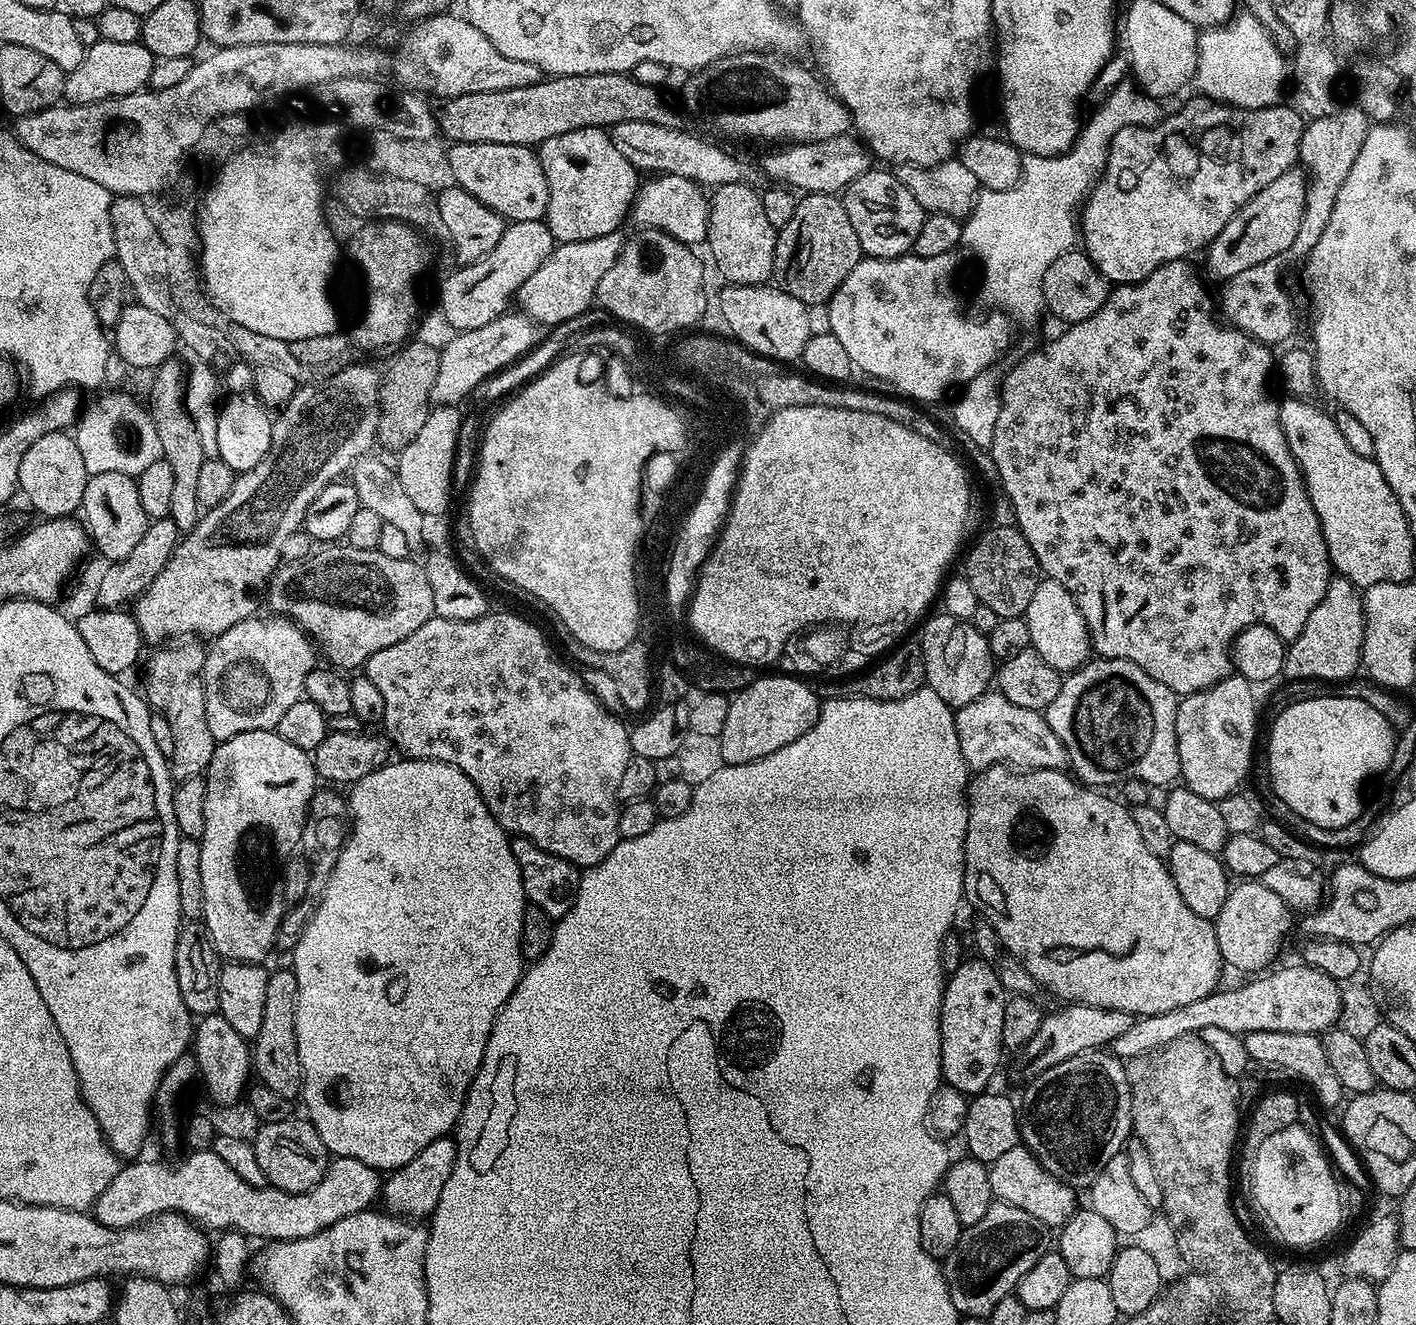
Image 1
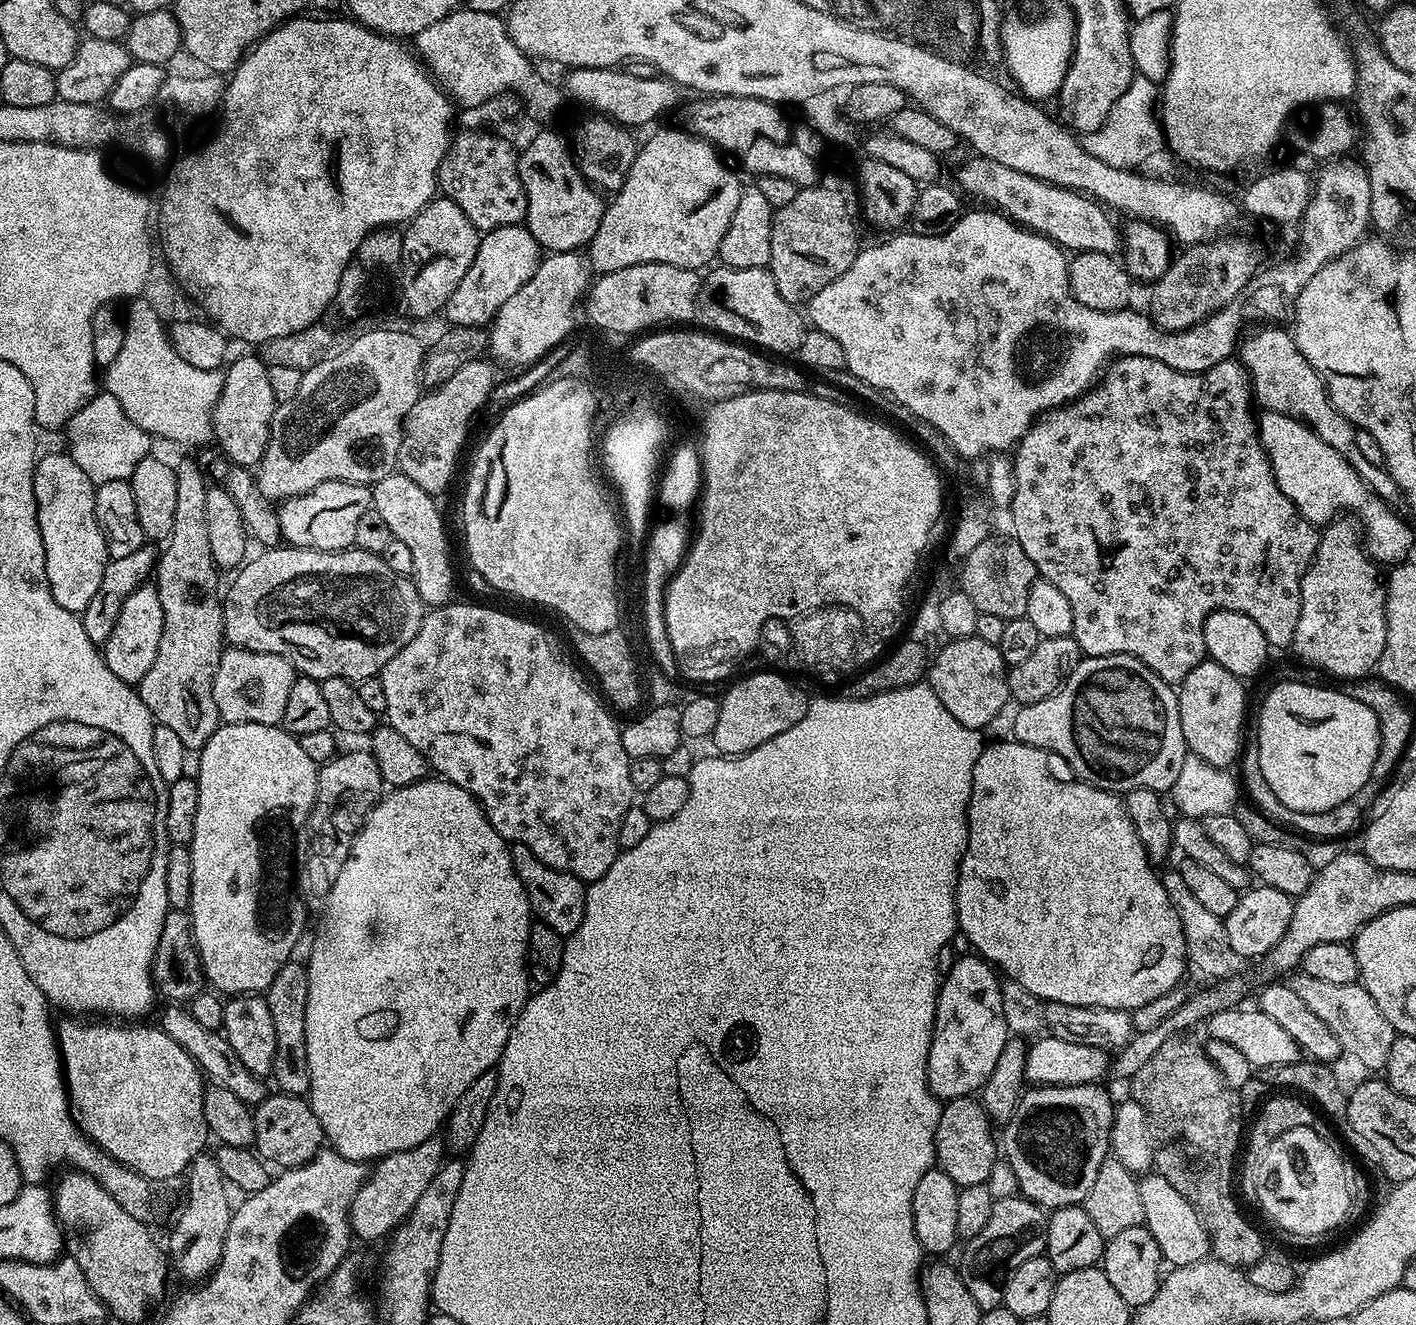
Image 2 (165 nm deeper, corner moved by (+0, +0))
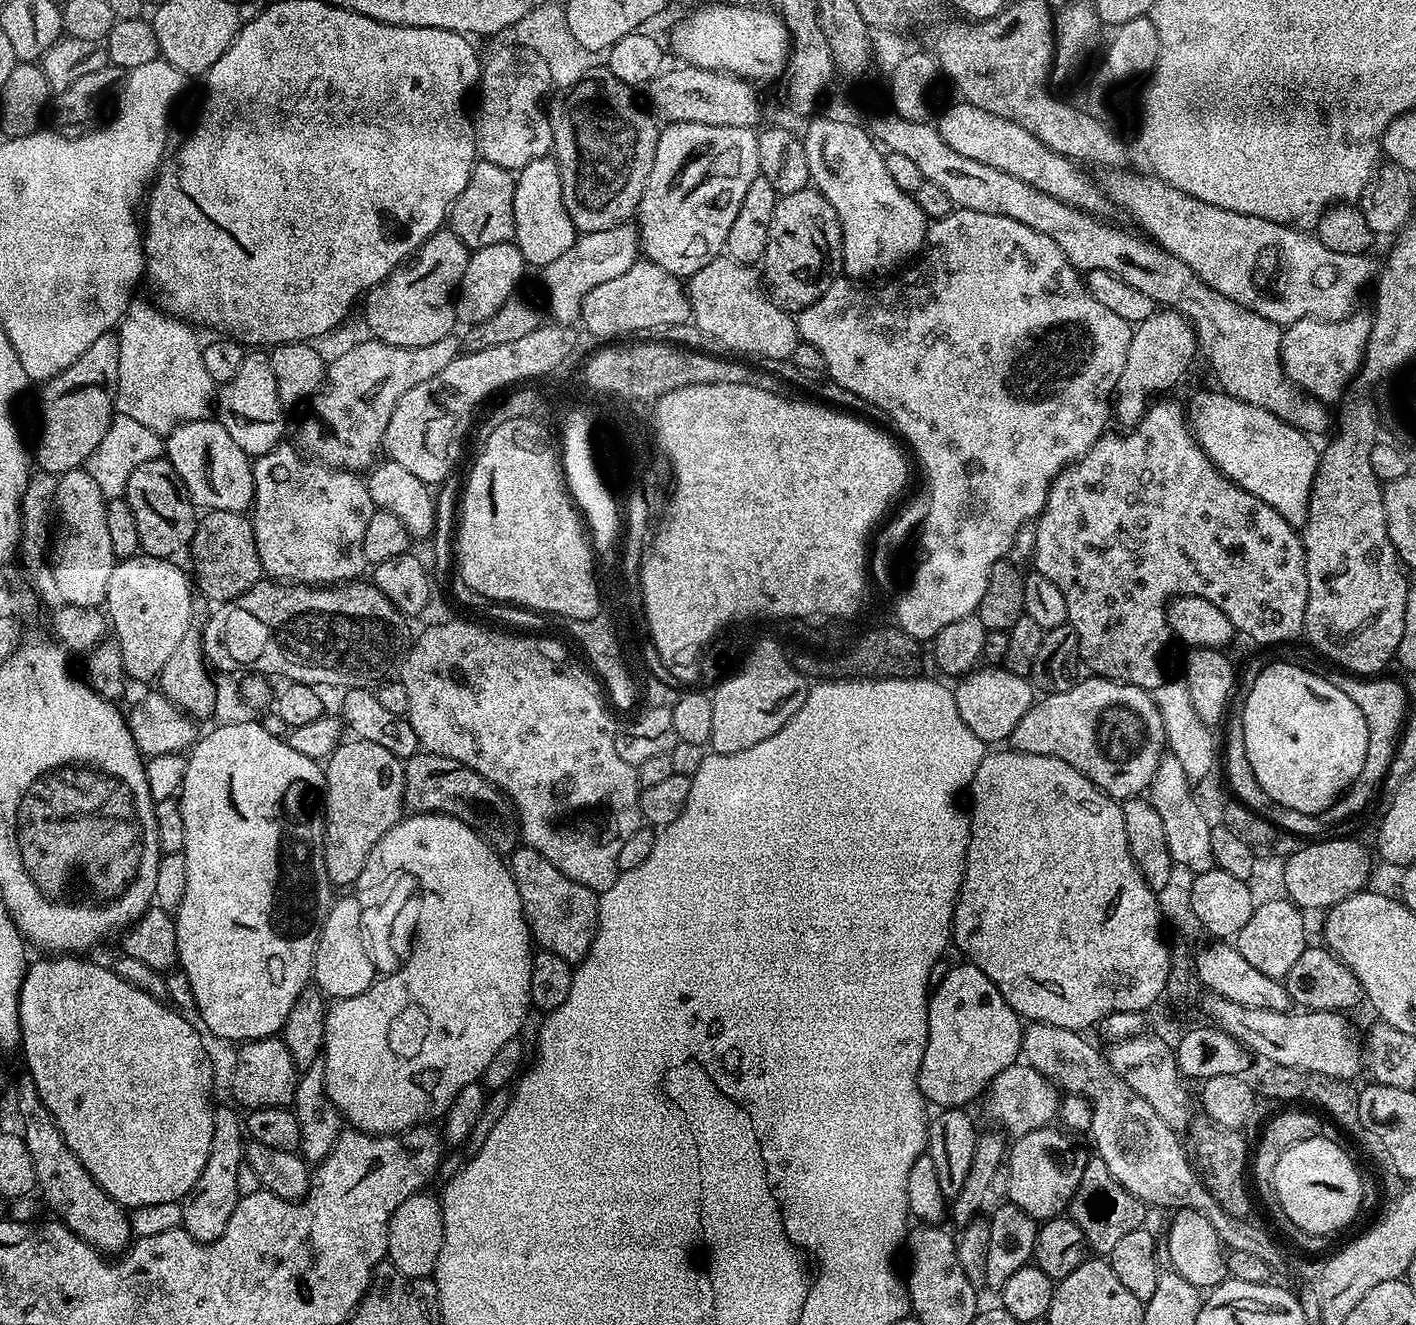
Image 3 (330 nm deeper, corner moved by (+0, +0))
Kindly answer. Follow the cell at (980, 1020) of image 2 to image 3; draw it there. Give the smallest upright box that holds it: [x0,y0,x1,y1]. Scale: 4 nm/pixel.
[918,962,1021,1109]

